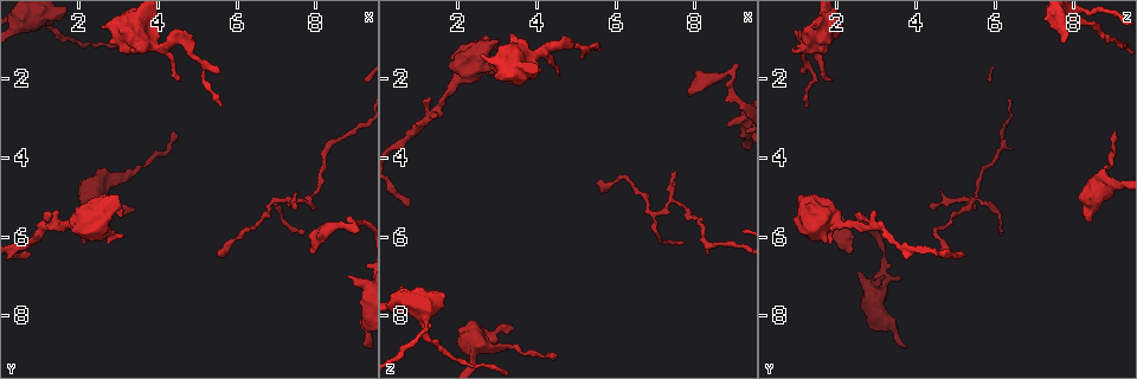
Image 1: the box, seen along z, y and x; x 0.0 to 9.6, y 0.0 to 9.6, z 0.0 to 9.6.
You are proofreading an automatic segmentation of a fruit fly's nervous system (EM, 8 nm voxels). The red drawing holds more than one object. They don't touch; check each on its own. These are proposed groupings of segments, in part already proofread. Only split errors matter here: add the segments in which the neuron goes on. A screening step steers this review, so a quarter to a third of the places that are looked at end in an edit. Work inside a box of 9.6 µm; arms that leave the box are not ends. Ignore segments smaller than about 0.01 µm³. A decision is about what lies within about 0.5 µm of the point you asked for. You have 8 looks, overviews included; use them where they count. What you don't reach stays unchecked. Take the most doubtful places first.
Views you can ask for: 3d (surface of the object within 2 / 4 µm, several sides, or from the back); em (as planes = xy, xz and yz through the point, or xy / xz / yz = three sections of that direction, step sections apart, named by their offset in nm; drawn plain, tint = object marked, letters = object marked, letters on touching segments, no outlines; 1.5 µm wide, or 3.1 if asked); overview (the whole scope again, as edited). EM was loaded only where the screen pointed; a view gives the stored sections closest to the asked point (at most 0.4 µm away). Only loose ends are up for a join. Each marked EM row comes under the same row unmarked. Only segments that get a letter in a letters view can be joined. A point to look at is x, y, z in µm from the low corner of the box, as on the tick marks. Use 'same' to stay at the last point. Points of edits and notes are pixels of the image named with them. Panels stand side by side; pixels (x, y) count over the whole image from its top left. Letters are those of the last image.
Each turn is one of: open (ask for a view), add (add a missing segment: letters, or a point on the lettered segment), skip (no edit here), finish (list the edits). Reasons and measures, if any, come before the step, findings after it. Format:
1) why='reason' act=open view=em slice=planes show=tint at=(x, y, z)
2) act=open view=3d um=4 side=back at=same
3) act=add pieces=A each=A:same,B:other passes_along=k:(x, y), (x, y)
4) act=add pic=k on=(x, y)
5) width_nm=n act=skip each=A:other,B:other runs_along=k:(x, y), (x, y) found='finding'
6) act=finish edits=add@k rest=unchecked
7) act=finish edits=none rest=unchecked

act=open view=em slice=planes show=letters at=(7.85, 6.25, 2.40)

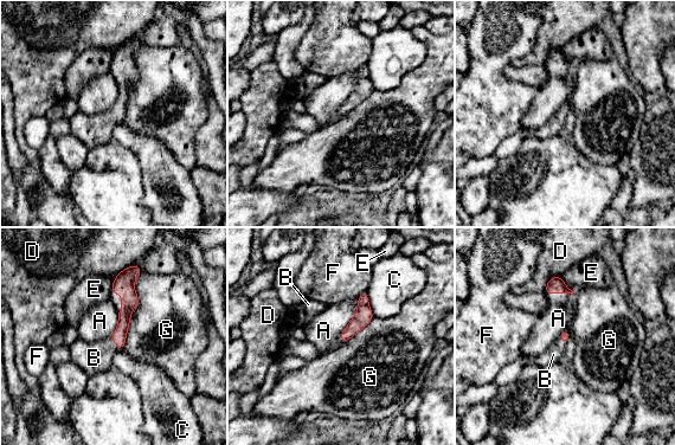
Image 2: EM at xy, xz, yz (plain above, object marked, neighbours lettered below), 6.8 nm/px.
act=add pieces=B each=A:other,B:same,C:other,D:other,E:other,F:other,G:other passes_along=2:(119, 337), (114, 342), (94, 358) found='the neuron continues'

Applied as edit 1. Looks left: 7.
why='an open end' act=open view=3d um=4 at=(3.35, 1.30, 0.90)

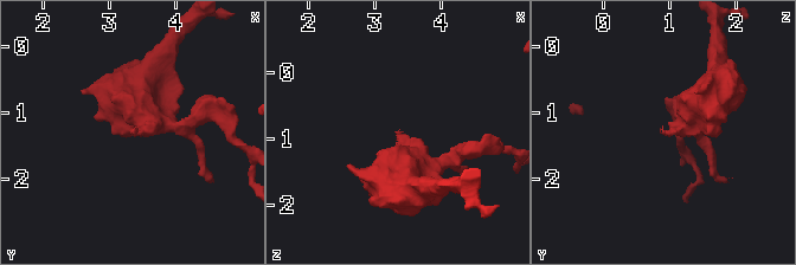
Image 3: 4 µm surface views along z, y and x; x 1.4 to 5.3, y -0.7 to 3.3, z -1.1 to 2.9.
why='shape alone is not enough' act=open view=em slice=xy step=4 show=tint at=(3.35, 1.25, 0.80)

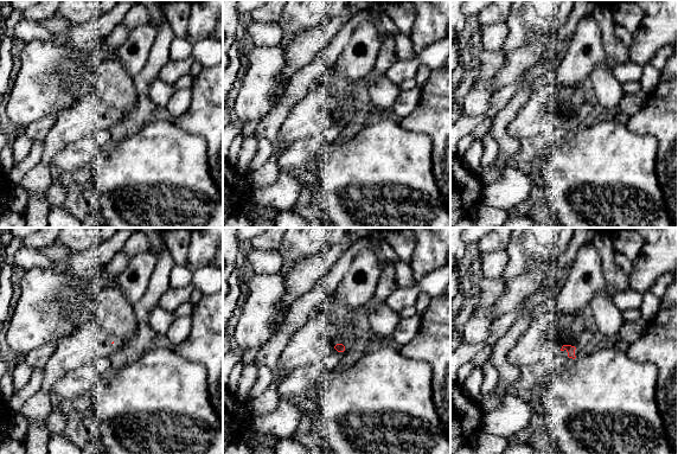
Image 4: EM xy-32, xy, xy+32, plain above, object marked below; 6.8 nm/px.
why='cut it another way' act=open view=em slice=planes show=letters at=same

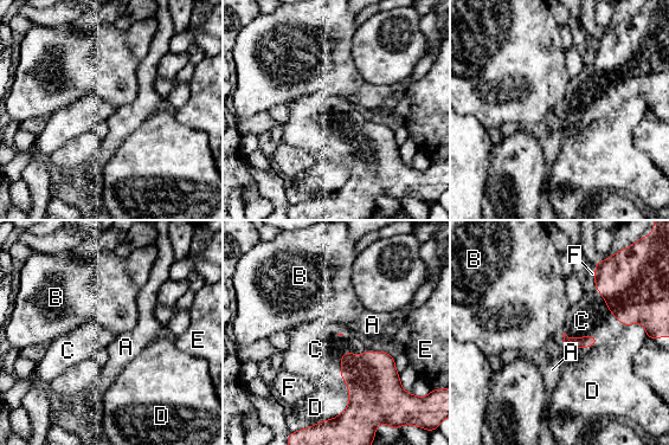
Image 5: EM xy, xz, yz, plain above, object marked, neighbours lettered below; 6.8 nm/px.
act=add pieces=C each=A:other,B:other,C:same,D:other,E:other,F:other found='it goes on there'

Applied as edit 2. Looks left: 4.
why='tapers out' act=open view=3d um=4 at=(4.40, 3.30, 9.05)

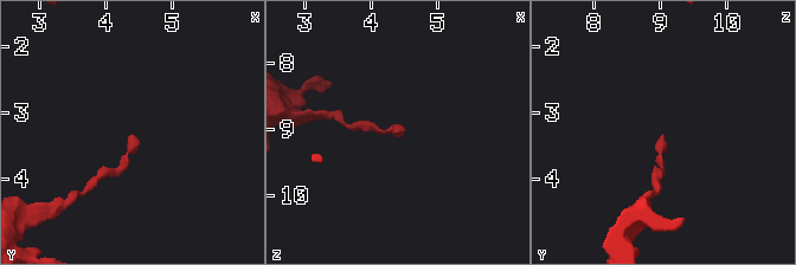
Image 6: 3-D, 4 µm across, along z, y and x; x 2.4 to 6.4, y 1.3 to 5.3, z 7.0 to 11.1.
act=open view=em slice=planes show=tint at=(4.35, 3.35, 9.05)

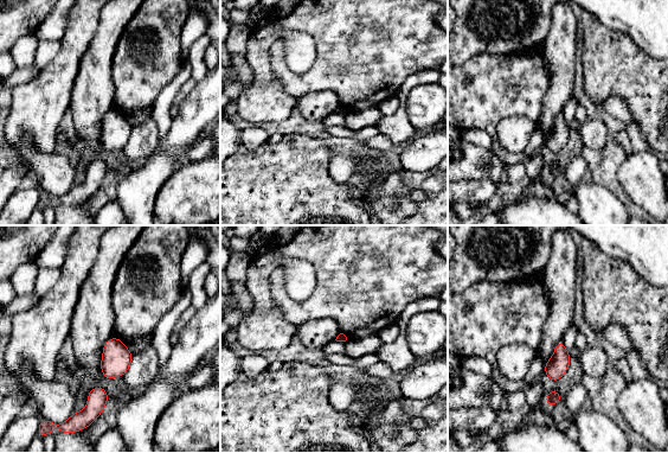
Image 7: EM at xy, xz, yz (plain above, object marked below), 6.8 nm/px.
why='see the neighbours' act=open view=em slice=planes show=letters at=same

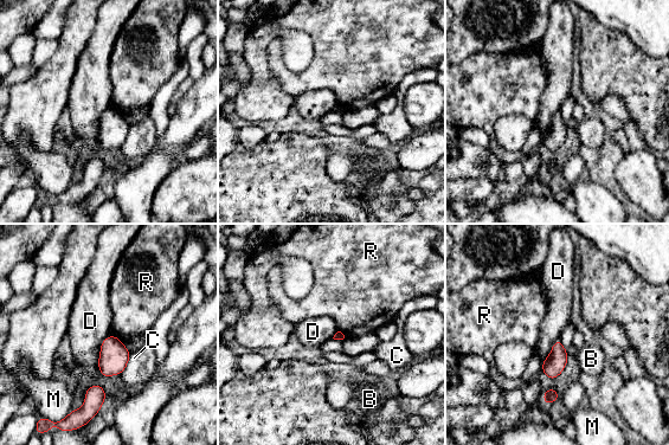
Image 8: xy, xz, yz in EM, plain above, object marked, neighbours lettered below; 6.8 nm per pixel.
act=skip each=B:other,C:other,D:other,M:other,R:other border=8:(110, 334), (101, 344), (97, 367) found='none of them fits'

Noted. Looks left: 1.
act=finish edits=add@2,add@5 rest=unchecked

